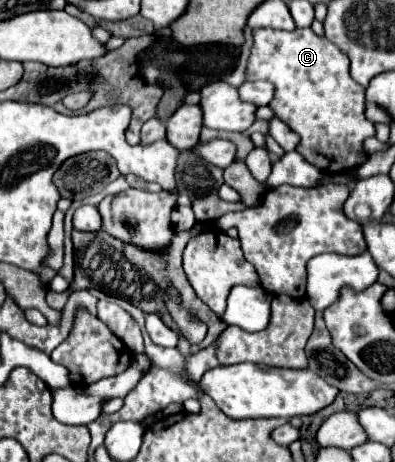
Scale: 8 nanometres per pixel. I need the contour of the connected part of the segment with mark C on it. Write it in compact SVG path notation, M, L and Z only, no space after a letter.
M311 28L287 30L253 30L253 46L245 80L267 80L275 86L269 108L279 120L283 120L295 134L299 134L299 146L295 148L307 162L313 162L323 172L341 174L359 168L371 158L371 152L363 148L363 142L375 136L373 122L365 116L365 88L359 86L349 74L347 56L327 38L317 36Z

